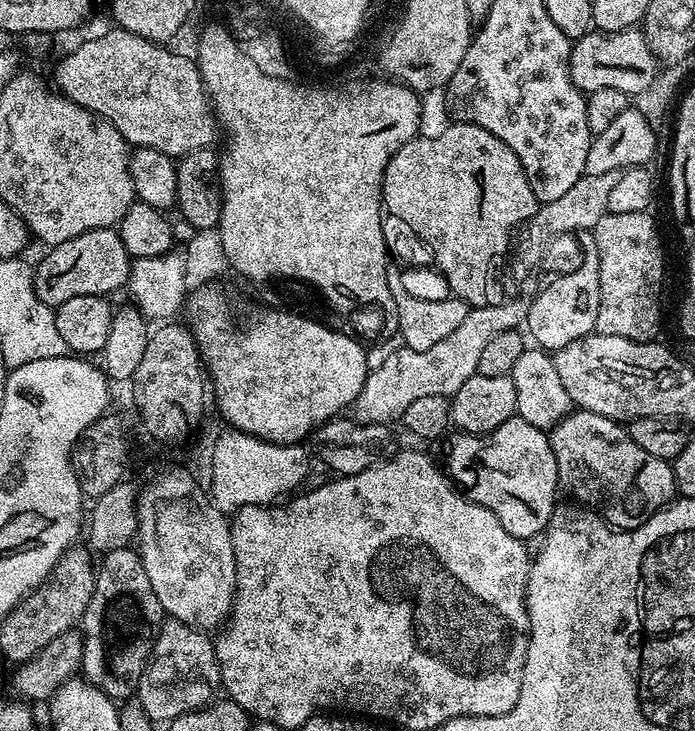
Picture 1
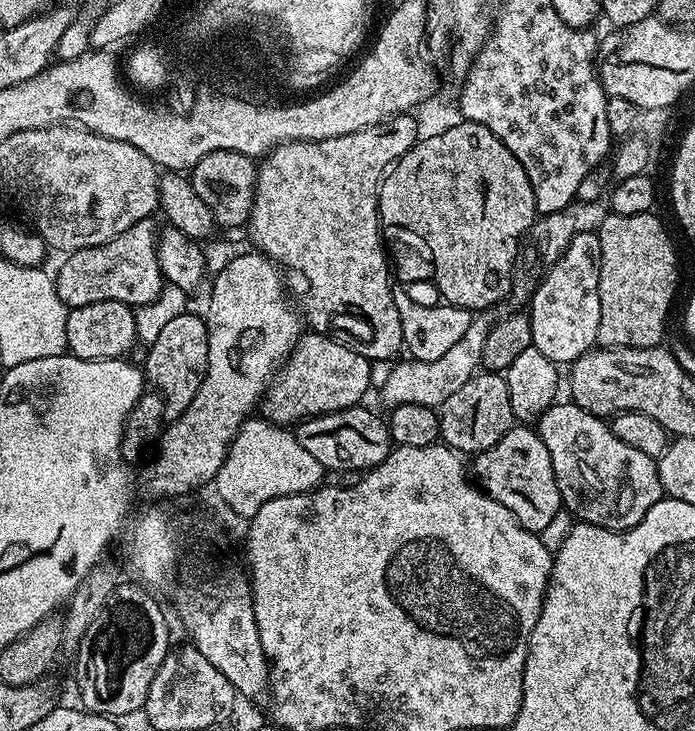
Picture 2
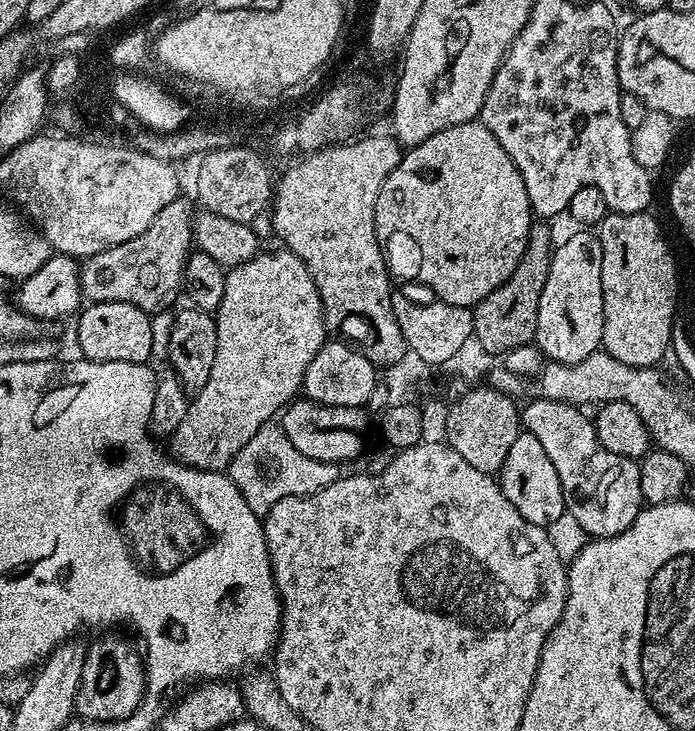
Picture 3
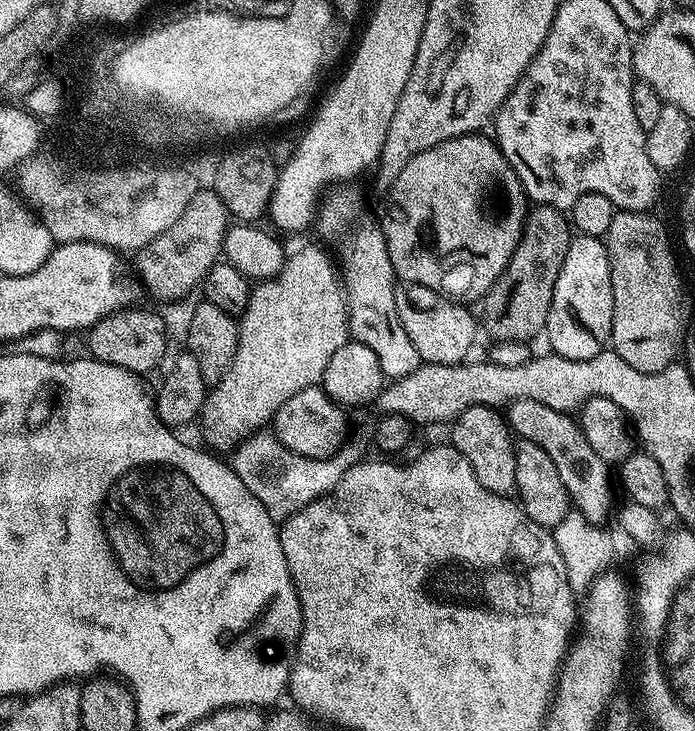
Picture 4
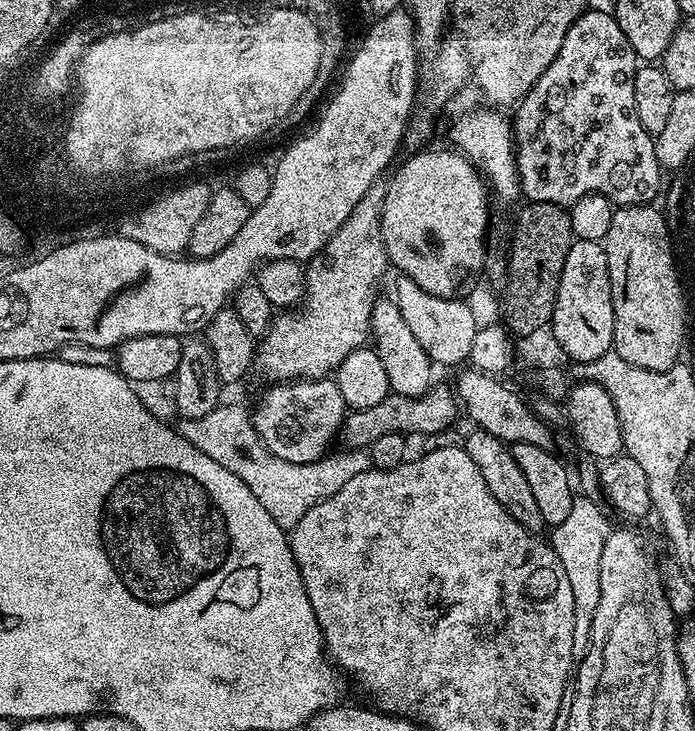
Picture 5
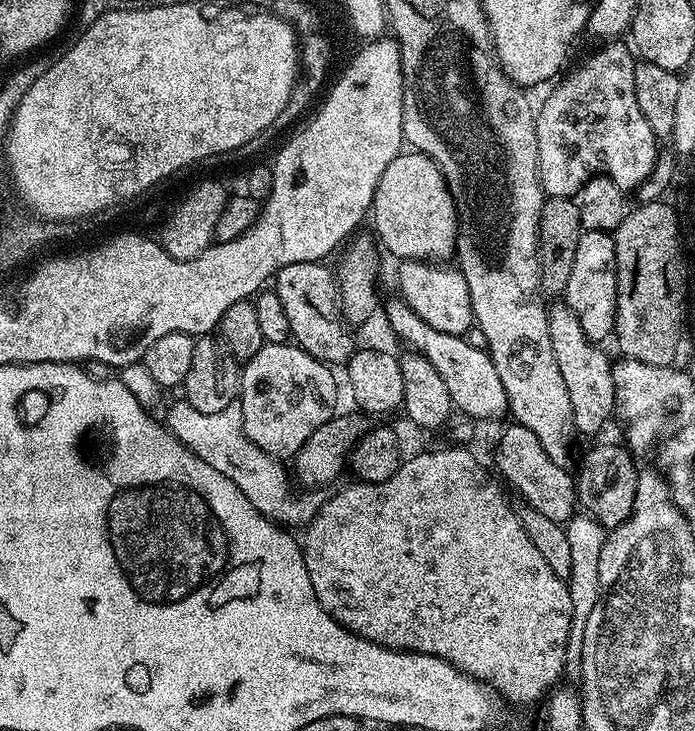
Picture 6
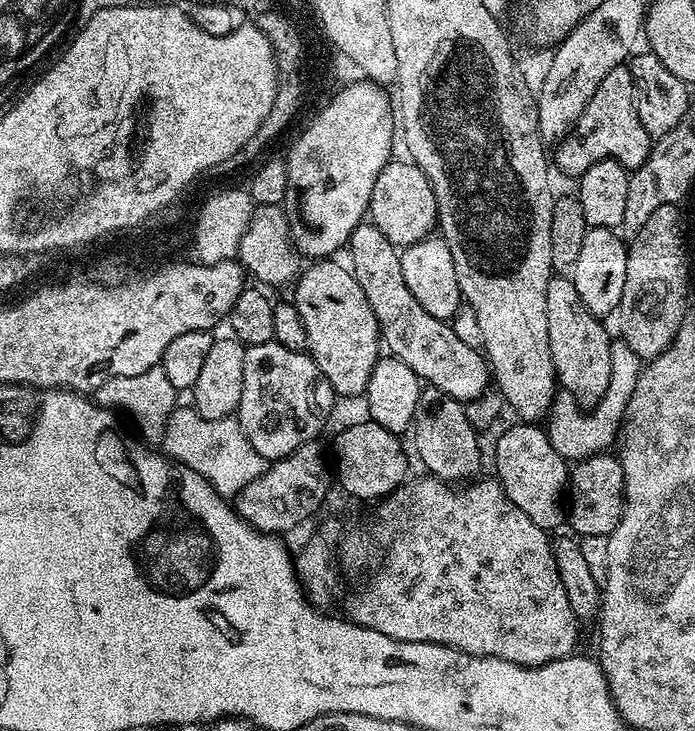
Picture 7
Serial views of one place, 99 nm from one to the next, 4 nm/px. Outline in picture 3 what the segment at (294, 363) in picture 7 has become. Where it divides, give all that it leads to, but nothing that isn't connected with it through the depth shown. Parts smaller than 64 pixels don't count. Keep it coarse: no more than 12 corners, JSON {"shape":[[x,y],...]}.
{"shape":[[296,398],[278,423],[306,458],[363,454],[369,413]]}

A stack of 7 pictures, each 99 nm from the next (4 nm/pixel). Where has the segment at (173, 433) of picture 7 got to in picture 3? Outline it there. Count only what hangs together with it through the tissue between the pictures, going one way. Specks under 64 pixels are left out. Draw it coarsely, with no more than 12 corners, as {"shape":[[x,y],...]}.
{"shape":[[279,423],[261,426],[230,465],[250,510],[309,496],[334,464],[294,450]]}

